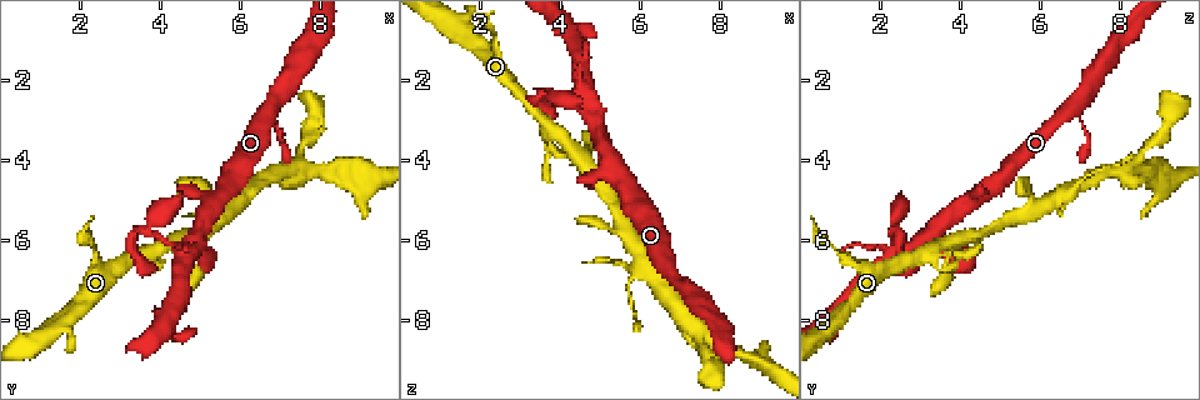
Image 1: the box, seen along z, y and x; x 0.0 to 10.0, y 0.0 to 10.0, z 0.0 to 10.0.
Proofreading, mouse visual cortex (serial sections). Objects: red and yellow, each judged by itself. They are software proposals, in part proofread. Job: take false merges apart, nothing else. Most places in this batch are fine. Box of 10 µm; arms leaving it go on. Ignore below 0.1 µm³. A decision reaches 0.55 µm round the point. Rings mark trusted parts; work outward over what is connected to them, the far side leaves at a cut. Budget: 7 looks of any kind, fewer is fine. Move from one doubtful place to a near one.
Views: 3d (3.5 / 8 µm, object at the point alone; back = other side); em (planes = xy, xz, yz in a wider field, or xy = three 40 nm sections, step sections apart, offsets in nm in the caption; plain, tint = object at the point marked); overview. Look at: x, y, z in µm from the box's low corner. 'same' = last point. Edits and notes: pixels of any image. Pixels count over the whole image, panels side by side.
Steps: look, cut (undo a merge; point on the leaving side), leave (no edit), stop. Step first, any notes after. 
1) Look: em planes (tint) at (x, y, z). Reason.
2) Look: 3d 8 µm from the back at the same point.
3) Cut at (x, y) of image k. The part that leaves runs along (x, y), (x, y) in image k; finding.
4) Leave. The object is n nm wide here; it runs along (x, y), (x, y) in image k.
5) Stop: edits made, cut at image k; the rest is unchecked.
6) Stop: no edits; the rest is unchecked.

Look: 3d 8 µm at (3.75, 5.85, 2.35). Sharp bend.

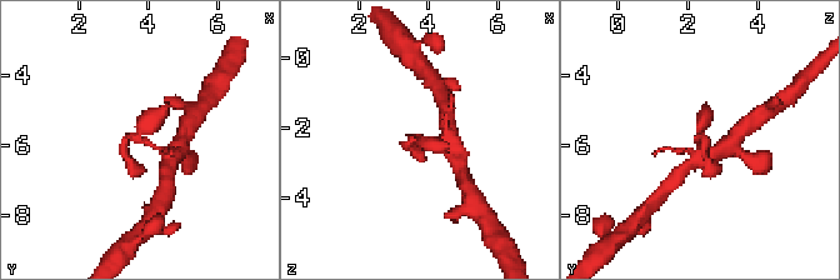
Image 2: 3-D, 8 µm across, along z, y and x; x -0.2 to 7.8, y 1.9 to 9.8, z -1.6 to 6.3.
Look: 3d 3.5 µm at the same point.

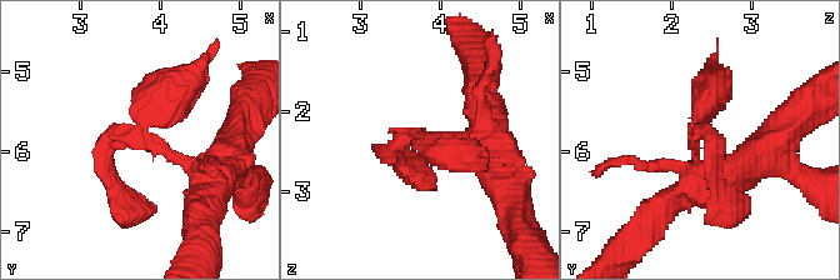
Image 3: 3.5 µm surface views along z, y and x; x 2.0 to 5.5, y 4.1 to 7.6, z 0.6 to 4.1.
Look: em planes (tint) at (3.75, 5.80, 2.30).

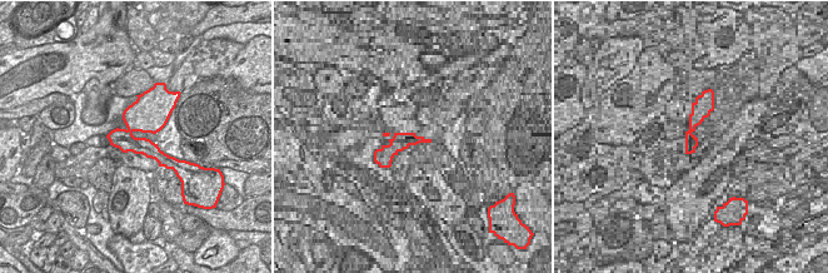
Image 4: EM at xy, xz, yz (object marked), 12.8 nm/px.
Leave. The object is 420 nm wide here; it runs along (214, 184), (138, 138), (188, 76) in image 3; one cell here.

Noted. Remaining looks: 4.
Look: 3d 3.5 µm at (5.75, 5.25, 5.75). Arms part here.

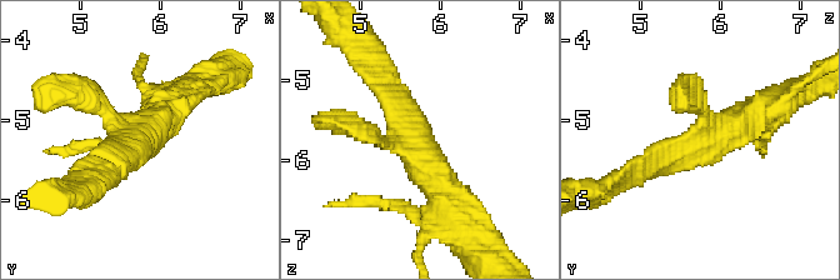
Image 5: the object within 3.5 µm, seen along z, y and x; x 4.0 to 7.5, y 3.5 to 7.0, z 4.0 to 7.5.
Look: em xy step 3 (tint) at (5.70, 5.30, 5.80). Now the EM.

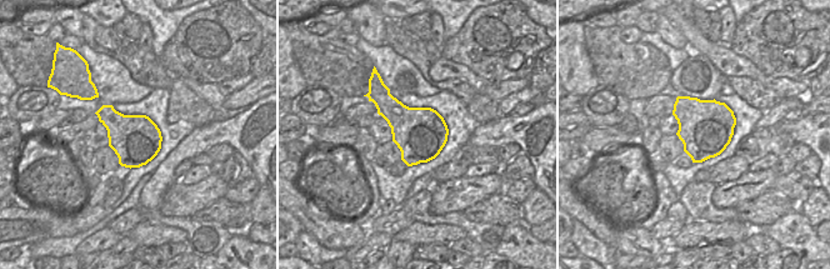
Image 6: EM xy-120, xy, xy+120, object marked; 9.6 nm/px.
Leave. It runs along (638, 175), (766, 109) in image 5; continuous, no second cell.

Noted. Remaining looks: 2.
Look: 3d 3.5 µm at (7.55, 4.25, 8.30). Thin neck.

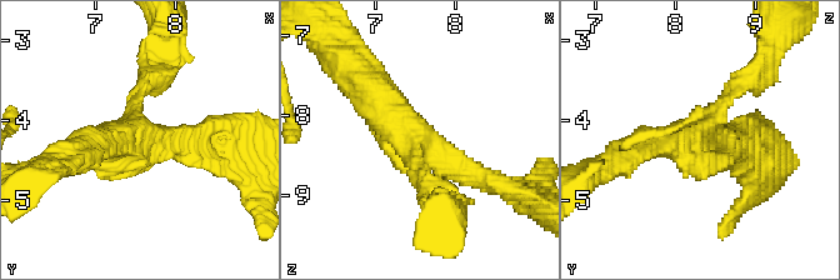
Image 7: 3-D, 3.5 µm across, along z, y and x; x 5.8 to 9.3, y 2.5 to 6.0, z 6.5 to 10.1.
Look: em xy step 3 (tint) at (7.55, 4.20, 8.25). Need the tissue.

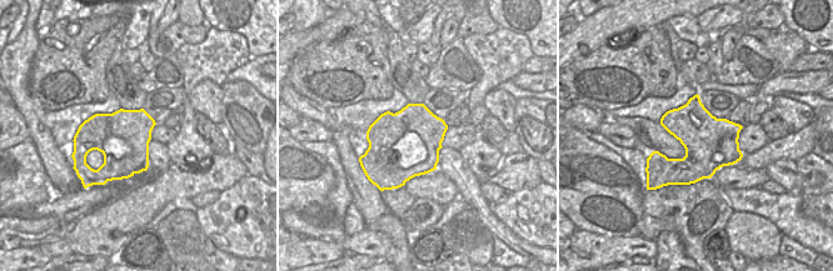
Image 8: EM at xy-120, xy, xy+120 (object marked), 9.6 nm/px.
Leave. All the same cell.

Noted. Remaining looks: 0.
Stop: no edits; the rest is unchecked.

